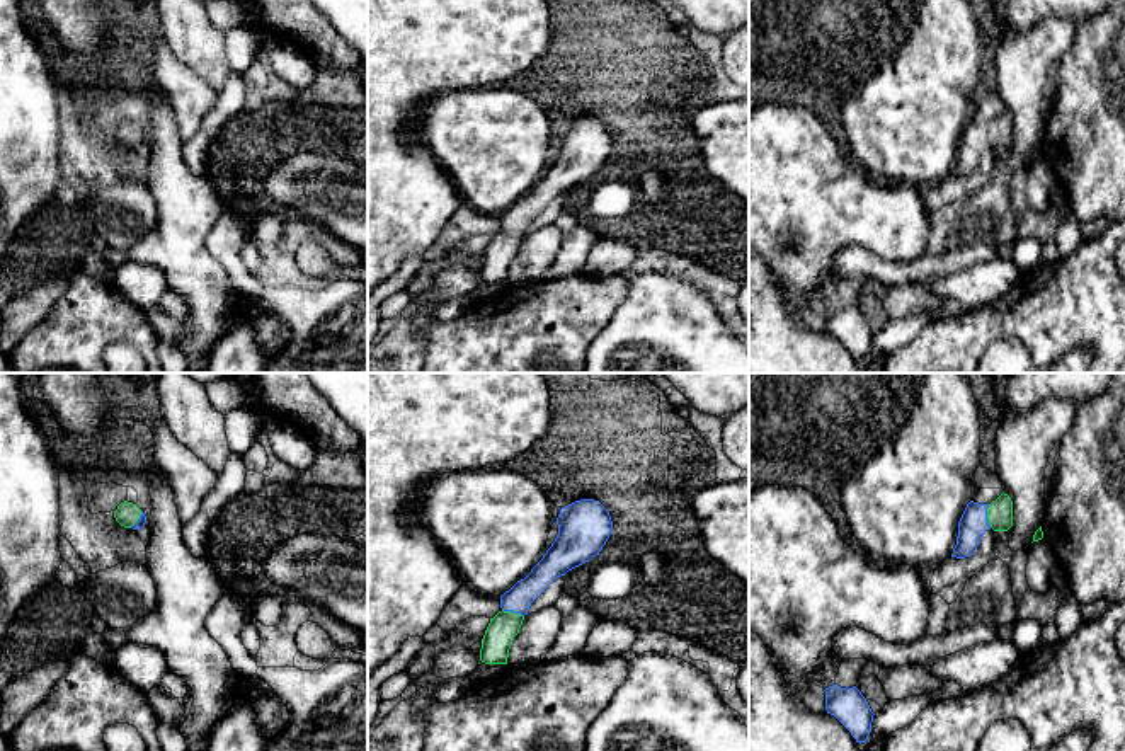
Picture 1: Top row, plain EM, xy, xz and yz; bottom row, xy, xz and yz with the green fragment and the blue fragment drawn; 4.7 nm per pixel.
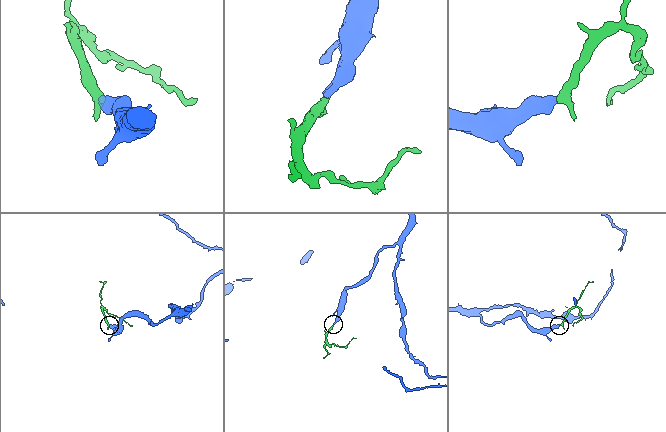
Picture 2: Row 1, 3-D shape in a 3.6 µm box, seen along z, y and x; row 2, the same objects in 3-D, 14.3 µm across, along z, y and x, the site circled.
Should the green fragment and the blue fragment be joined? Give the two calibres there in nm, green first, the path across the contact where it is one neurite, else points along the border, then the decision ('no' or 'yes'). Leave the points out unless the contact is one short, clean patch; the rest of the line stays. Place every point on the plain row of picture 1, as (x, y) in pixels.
130 nm thick on the green side, 140 nm on the other; runs through yz (999, 131), (987, 135), (972, 143); yes

